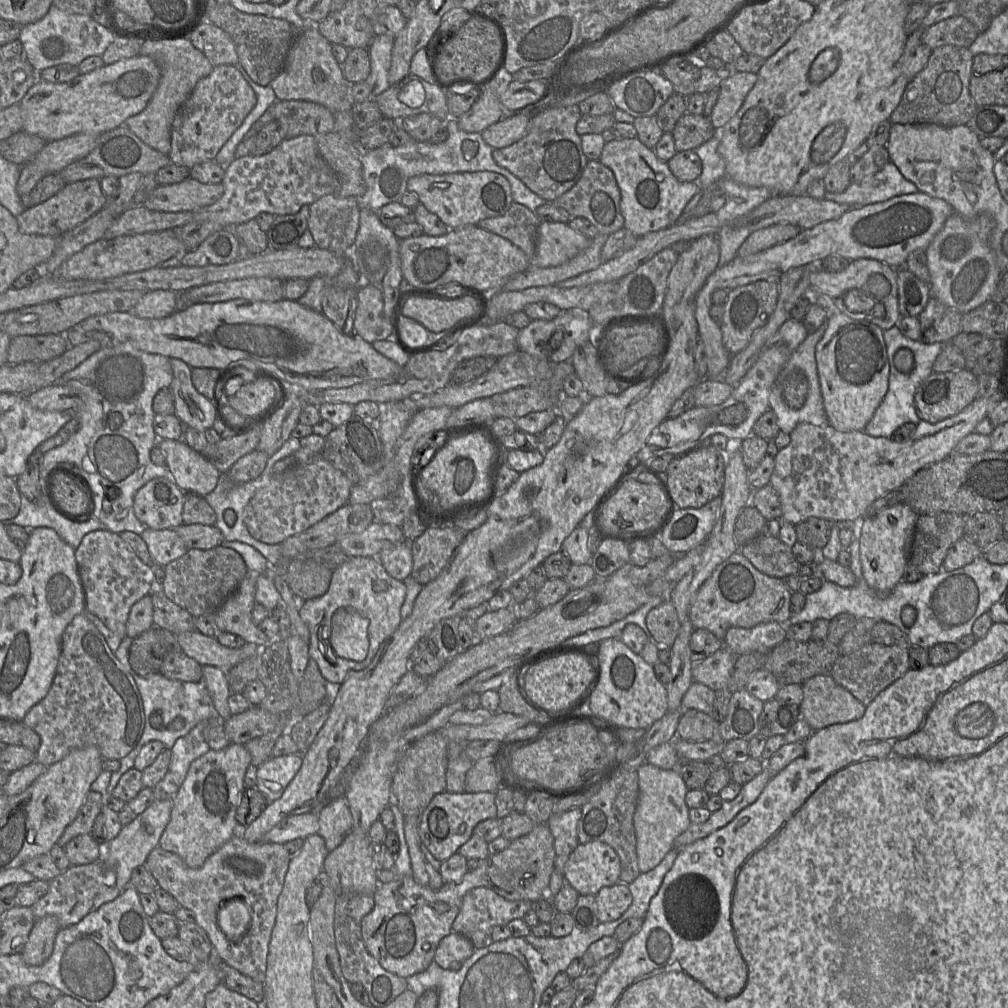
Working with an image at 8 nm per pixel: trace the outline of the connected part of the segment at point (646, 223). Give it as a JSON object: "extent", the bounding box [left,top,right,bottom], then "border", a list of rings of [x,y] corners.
{"extent":[599,137,700,236],"border":[[[637,137],[606,142],[599,161],[612,171],[620,190],[623,228],[636,236],[656,232],[679,222],[685,206],[700,190],[698,182],[678,180],[667,162],[660,160],[654,149],[646,147]]]}

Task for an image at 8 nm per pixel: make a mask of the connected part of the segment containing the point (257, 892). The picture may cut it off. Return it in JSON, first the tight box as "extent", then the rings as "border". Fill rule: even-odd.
{"extent":[144,834,291,984],"border":[[[235,834],[199,868],[188,867],[177,854],[159,846],[150,852],[144,866],[159,886],[171,894],[180,906],[194,912],[195,922],[207,933],[214,951],[222,961],[264,984],[269,943],[277,916],[277,902],[291,859],[284,844],[249,842]],[[235,897],[244,900],[251,914],[249,930],[238,942],[227,939],[217,922],[221,905]]]}

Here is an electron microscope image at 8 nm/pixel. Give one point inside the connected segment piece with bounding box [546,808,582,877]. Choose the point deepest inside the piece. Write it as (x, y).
(563, 827)

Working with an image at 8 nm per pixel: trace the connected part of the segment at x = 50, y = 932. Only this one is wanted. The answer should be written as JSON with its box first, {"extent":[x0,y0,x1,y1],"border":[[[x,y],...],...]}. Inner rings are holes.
{"extent":[21,916,59,966],"border":[[[54,916],[35,920],[21,952],[27,965],[40,966],[49,958],[58,930],[59,922]]]}

